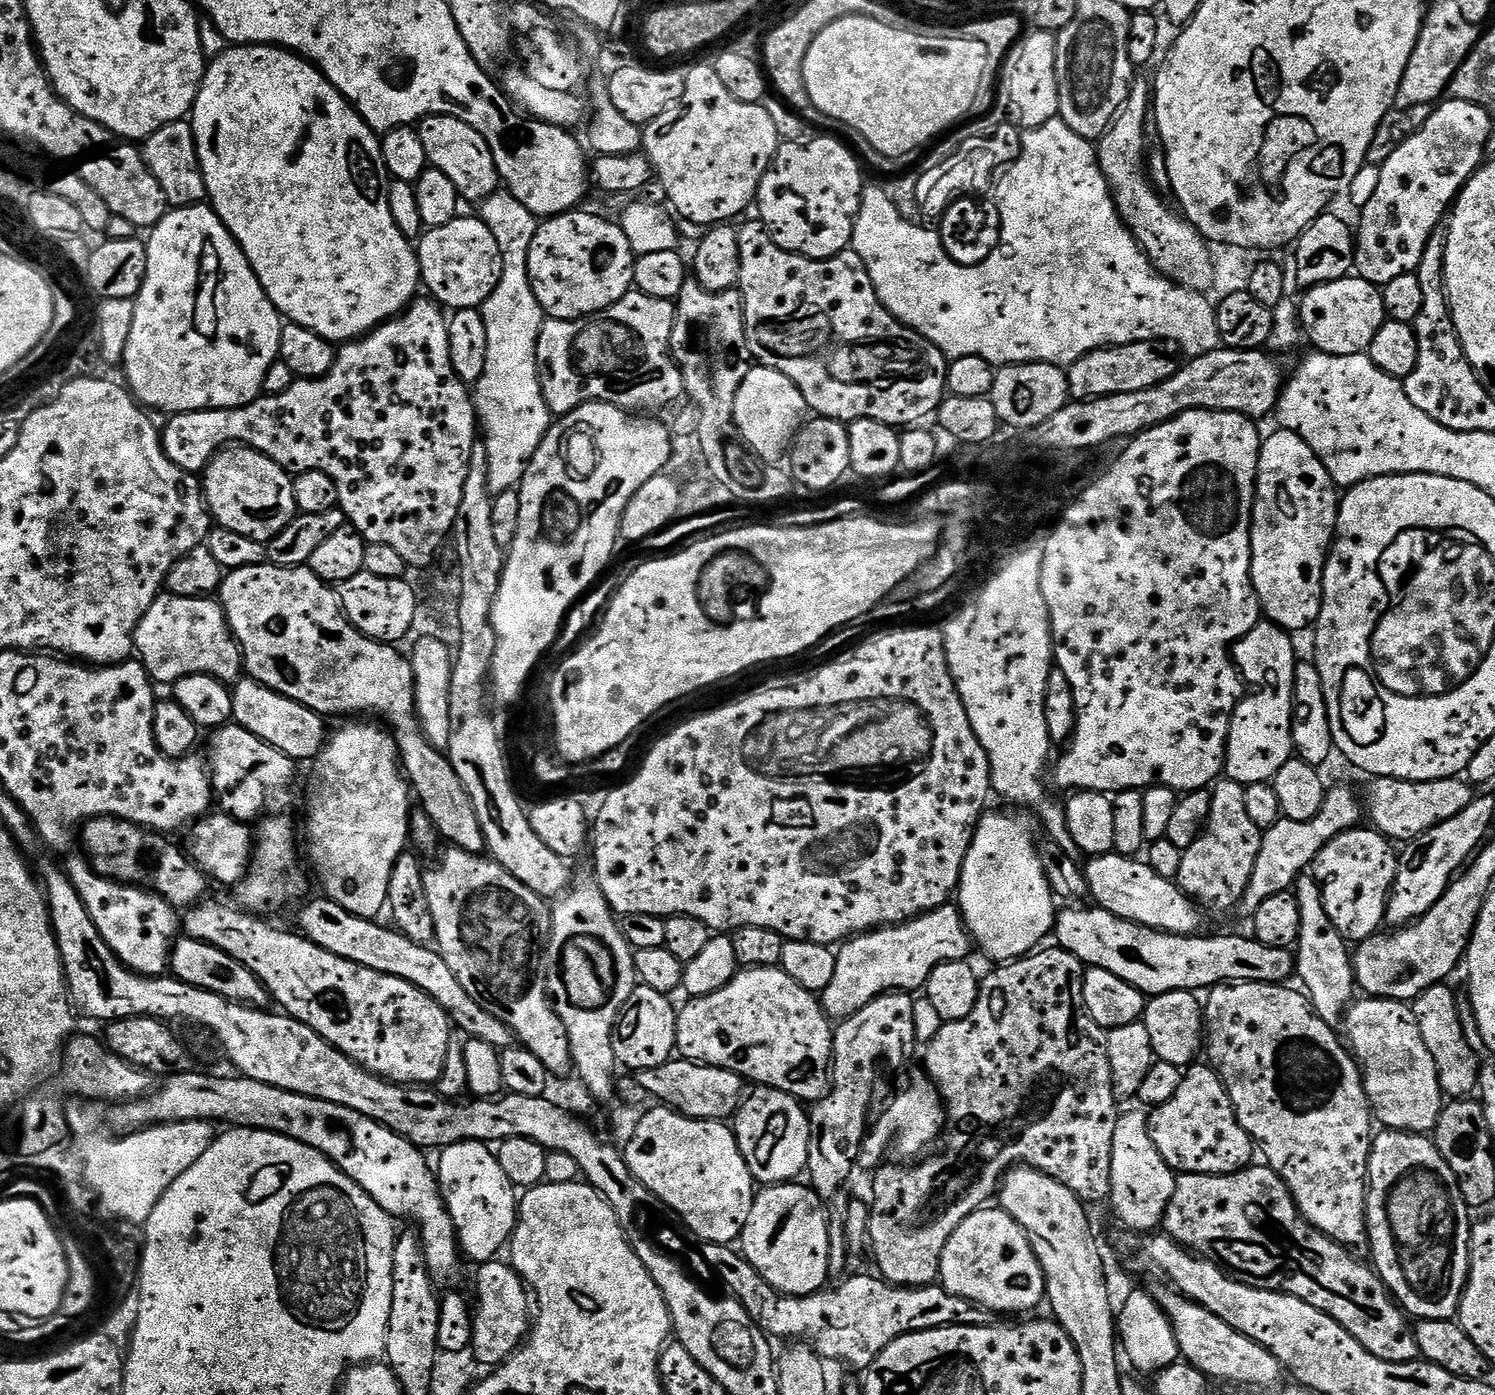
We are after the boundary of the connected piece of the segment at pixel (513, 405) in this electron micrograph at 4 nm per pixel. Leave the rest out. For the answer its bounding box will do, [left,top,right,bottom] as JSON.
[474,190,554,493]

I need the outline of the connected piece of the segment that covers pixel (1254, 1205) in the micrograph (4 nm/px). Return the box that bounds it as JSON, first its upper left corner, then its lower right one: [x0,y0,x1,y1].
[1163,1167,1420,1363]

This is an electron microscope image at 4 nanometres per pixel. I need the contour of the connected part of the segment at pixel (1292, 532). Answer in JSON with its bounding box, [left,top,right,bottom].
[1252,428,1338,634]

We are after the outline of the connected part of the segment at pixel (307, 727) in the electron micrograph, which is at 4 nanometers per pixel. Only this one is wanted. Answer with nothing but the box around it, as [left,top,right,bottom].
[232,678,326,762]

